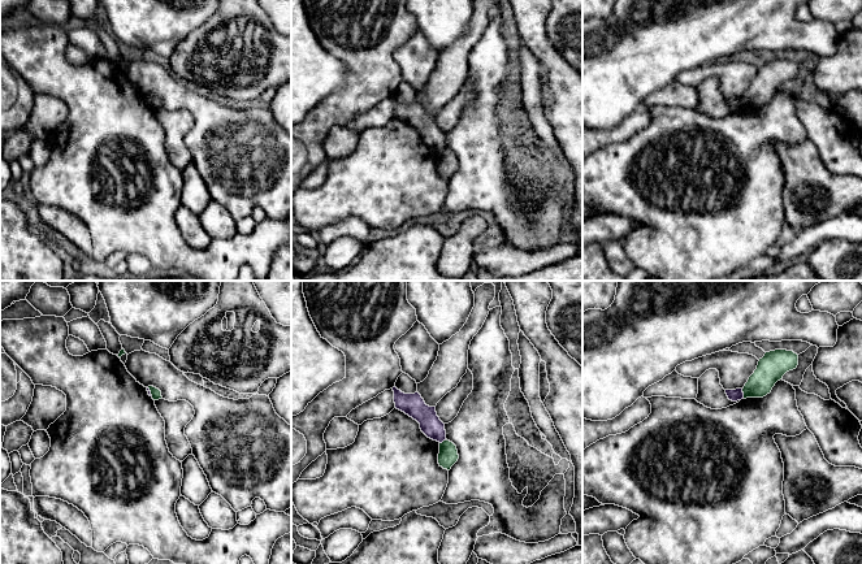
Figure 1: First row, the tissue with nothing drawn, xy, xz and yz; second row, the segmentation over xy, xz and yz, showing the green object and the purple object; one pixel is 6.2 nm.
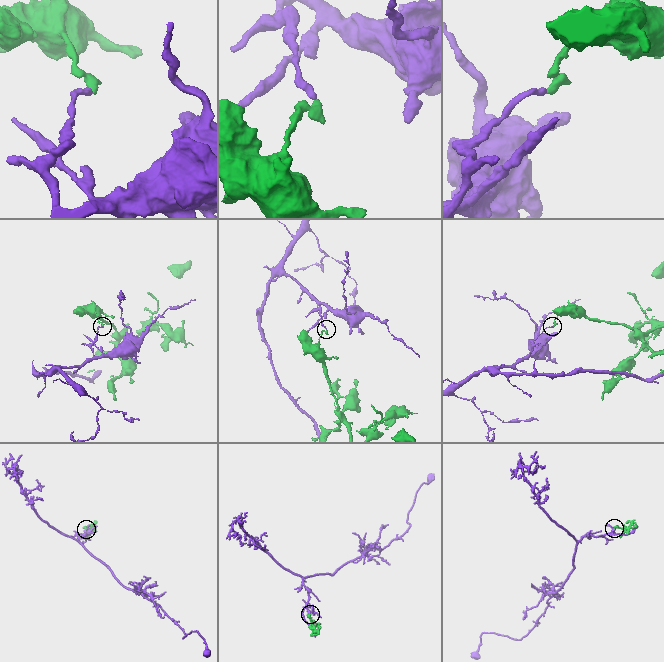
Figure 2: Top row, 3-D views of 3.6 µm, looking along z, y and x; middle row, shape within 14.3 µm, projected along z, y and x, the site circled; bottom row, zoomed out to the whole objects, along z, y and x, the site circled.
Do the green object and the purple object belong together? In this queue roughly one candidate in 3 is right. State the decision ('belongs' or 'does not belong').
does not belong

